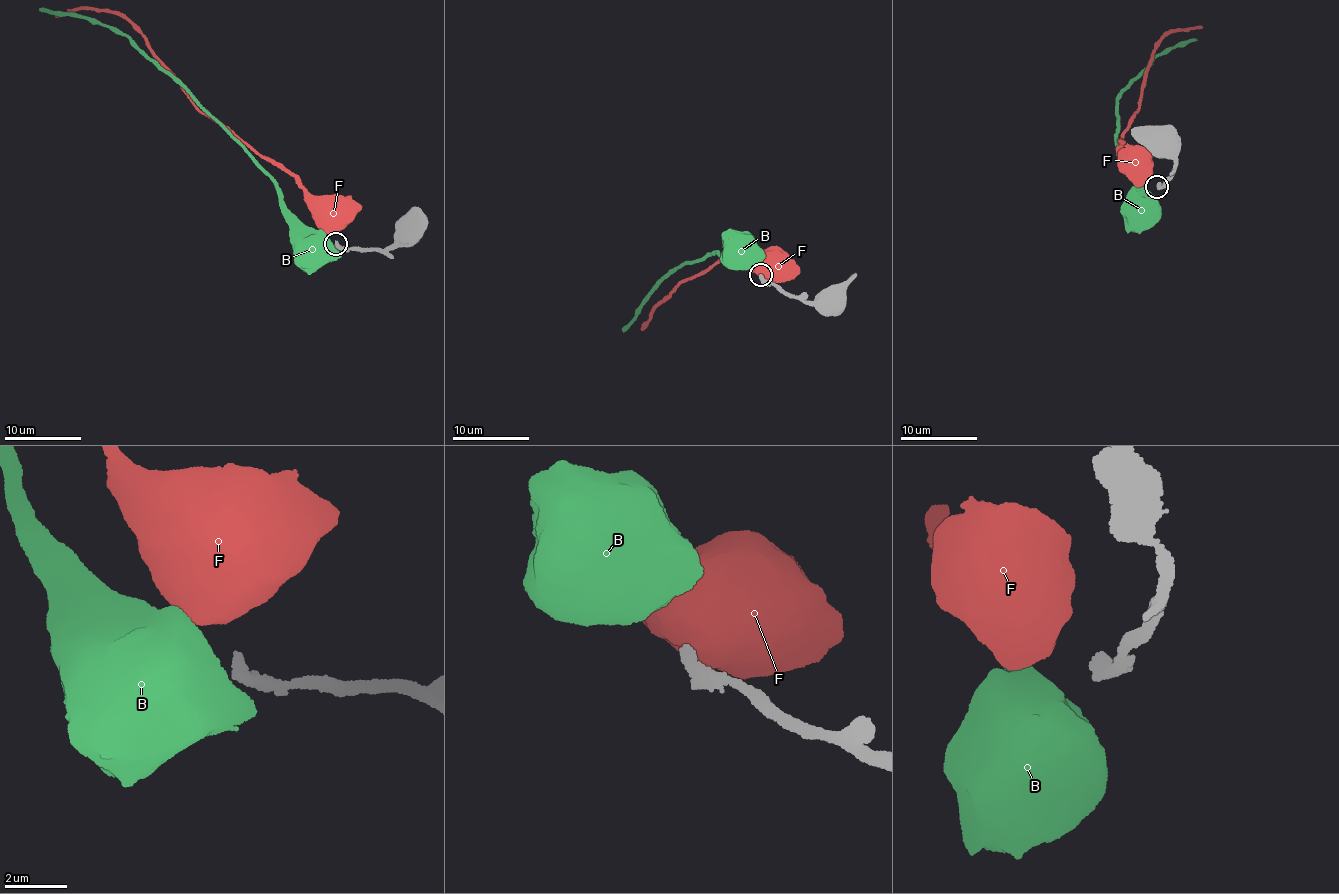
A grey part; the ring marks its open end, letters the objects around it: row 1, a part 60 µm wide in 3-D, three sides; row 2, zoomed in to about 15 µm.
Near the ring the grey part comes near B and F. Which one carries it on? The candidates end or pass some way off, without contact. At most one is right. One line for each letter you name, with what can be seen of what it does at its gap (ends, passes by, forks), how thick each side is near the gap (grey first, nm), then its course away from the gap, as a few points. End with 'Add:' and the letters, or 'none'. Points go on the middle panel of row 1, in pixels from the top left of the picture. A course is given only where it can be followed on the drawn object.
Add: none

